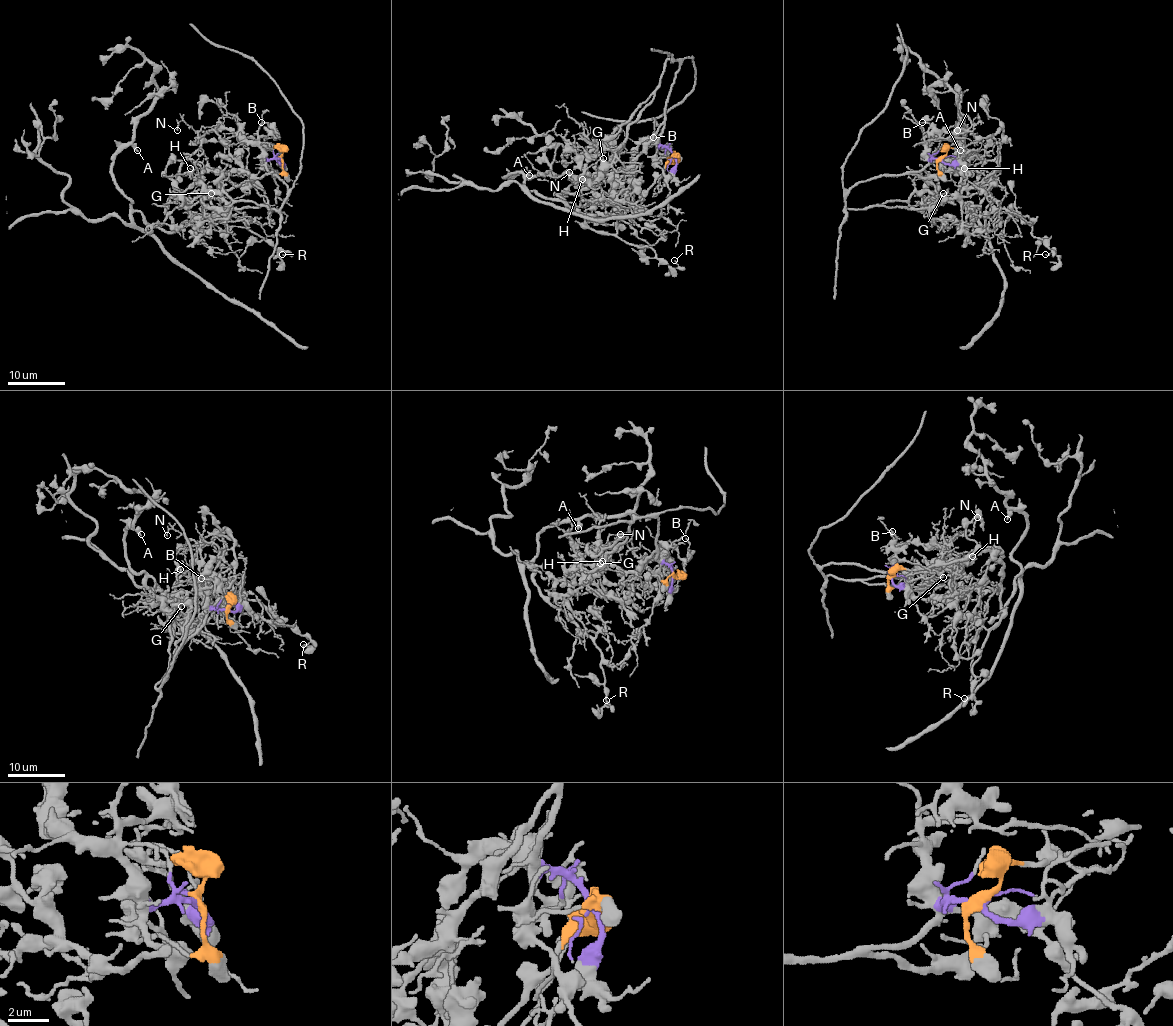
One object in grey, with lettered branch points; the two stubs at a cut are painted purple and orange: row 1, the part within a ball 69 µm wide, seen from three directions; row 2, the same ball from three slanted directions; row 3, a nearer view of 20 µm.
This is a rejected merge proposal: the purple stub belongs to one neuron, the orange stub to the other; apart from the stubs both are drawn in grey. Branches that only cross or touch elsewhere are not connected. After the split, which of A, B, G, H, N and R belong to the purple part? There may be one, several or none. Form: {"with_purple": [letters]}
{"with_purple": ["B", "G", "H", "N"]}

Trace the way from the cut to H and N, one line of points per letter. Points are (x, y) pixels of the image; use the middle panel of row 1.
H: (673, 156), (667, 147), (658, 143), (661, 126), (631, 166), (582, 179)
N: (673, 156), (667, 147), (658, 143), (661, 126), (623, 175), (596, 186), (587, 186), (569, 172)

